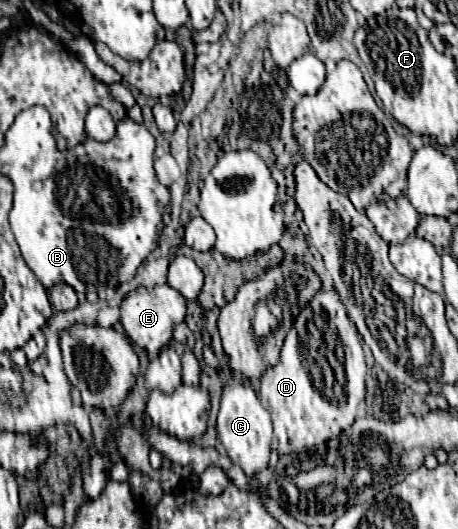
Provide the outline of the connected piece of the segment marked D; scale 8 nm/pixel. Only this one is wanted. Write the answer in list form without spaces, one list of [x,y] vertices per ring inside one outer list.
[[[352,322],[351,330],[337,330],[338,336],[342,339],[346,348],[346,361],[344,369],[346,373],[346,397],[339,401],[333,397],[331,401],[319,393],[319,389],[313,385],[313,379],[309,375],[305,357],[301,353],[299,345],[283,345],[281,359],[275,367],[267,369],[261,377],[261,389],[259,399],[265,403],[265,407],[271,413],[273,421],[273,445],[277,453],[293,453],[299,451],[299,447],[315,447],[321,443],[327,443],[329,439],[339,437],[343,431],[347,431],[355,419],[357,409],[366,398],[366,362],[364,358],[362,340]]]

